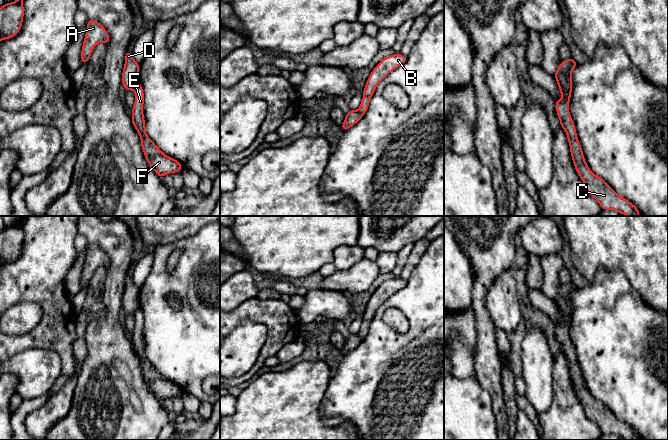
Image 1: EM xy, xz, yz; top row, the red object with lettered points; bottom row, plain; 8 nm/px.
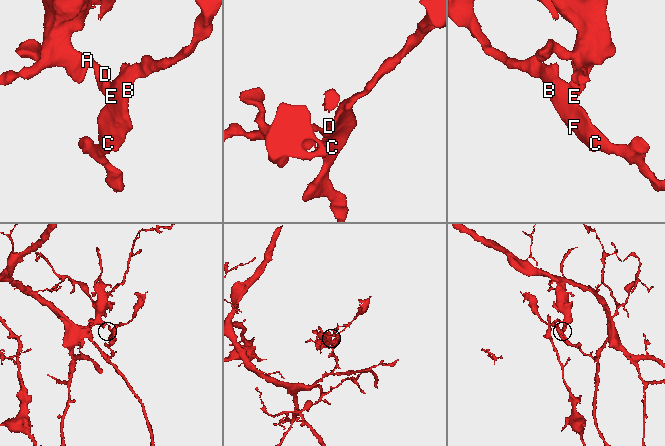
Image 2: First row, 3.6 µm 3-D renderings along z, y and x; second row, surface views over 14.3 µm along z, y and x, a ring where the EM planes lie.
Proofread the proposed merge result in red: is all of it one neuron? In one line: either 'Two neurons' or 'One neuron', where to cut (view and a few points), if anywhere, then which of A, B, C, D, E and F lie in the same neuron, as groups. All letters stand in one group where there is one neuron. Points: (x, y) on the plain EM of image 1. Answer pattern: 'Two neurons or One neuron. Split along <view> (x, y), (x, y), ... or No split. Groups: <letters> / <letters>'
Two neurons. Split along yz (558, 307), (570, 321). Groups: A D / B C E F

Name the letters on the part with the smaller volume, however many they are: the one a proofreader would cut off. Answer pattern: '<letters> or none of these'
A, D

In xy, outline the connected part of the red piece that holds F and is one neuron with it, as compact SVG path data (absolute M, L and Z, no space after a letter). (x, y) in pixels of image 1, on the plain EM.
M140 308L136 310L134 317L135 326L132 332L131 343L134 352L140 360L141 371L146 385L161 402L169 397L180 396L183 392L182 388L174 382L165 379L147 360L143 337L144 315Z

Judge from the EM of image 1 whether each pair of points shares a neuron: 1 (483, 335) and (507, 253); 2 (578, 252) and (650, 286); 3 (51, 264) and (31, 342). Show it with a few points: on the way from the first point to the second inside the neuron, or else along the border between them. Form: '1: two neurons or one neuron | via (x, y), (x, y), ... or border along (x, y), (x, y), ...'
1: one neuron | via (482, 315), (480, 310), (480, 288), (487, 273)
2: one neuron | via (596, 252), (616, 252), (632, 268)
3: one neuron | via (51, 283), (50, 323)

